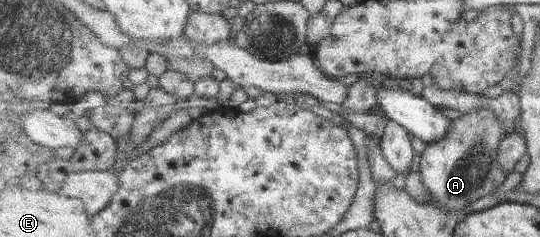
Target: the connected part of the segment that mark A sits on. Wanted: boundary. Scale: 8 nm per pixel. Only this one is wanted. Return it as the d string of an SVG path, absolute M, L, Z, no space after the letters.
M482 108L456 118L451 125L451 130L441 140L427 144L422 152L423 159L419 172L422 174L426 187L432 193L432 203L436 203L445 210L459 212L474 201L496 191L511 175L510 172L505 172L499 164L499 149L507 134L496 112Z

